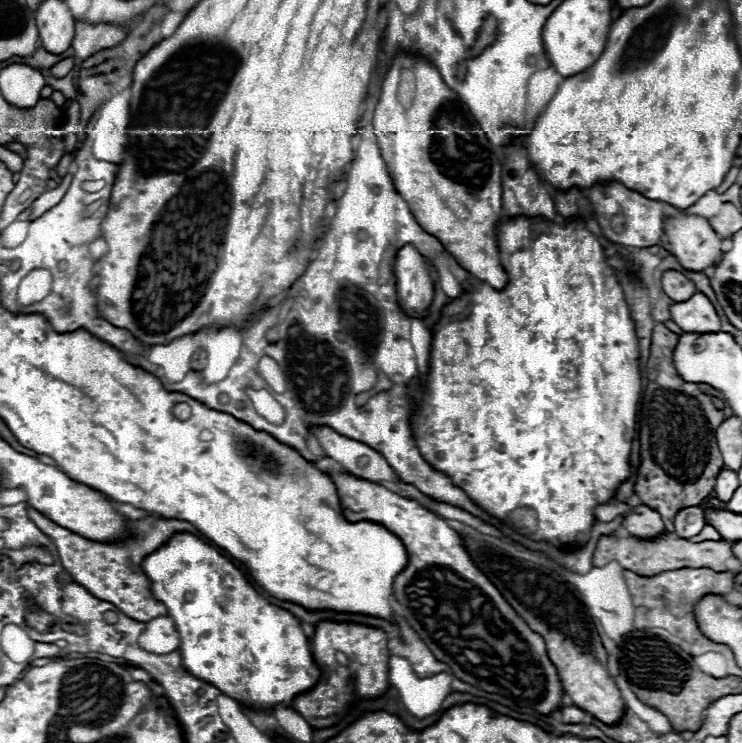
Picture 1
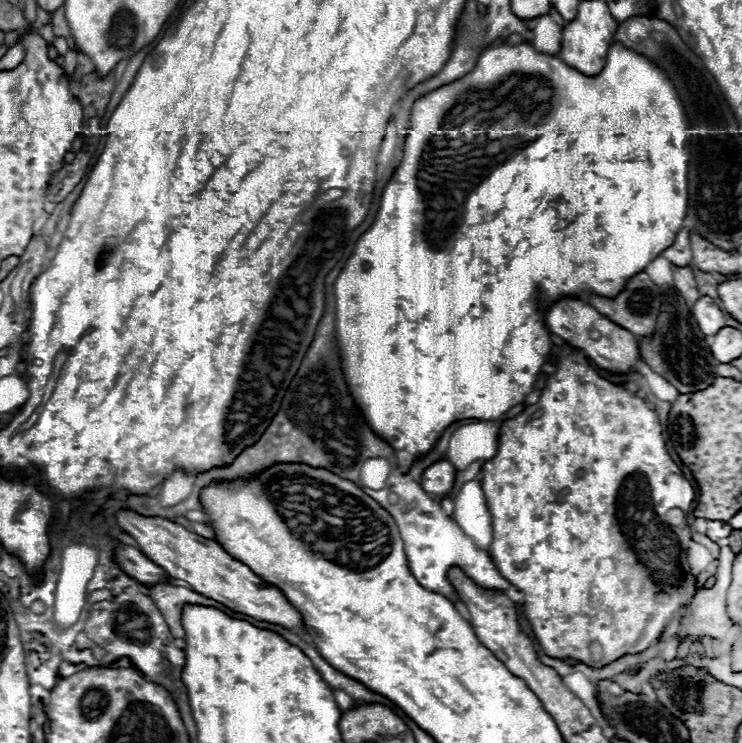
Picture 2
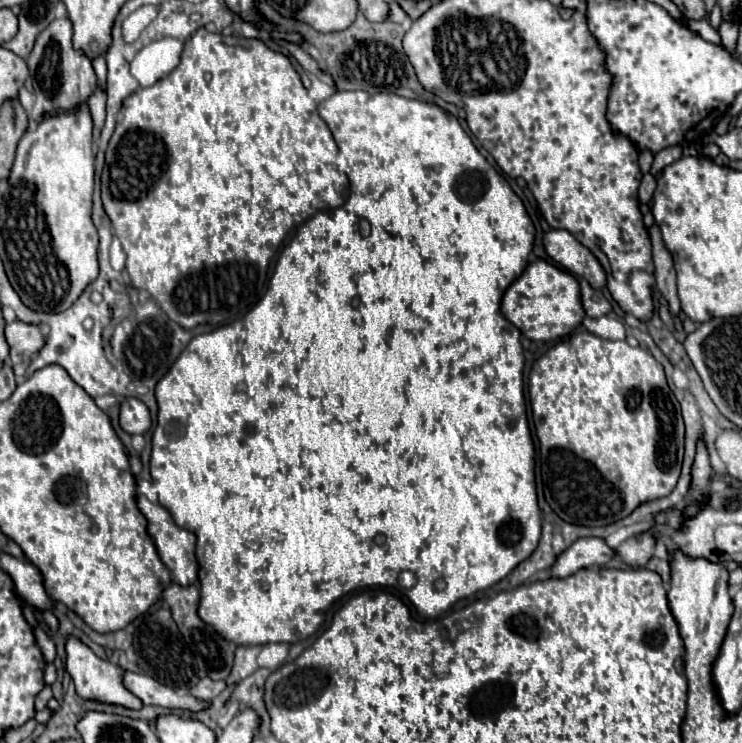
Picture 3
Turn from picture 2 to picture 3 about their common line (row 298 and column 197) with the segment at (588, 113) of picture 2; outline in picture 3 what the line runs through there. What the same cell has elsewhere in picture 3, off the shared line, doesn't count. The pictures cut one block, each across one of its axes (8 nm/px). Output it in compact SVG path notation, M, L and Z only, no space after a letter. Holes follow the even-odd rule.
M362 90L354 92L334 92L328 100L318 104L318 112L322 120L328 124L340 156L346 158L346 162L338 164L338 168L348 176L350 180L350 198L344 206L318 212L314 214L306 224L300 226L298 234L294 240L282 250L274 274L270 278L268 292L264 298L240 320L232 322L208 332L194 336L190 344L184 348L184 352L178 356L174 366L168 370L168 374L158 382L156 386L156 400L158 400L158 424L152 434L152 458L150 458L150 474L152 482L158 490L160 504L172 514L174 522L180 528L186 528L196 534L198 544L196 544L196 556L200 562L200 588L202 588L202 600L200 600L200 618L214 626L214 630L224 636L226 640L234 644L268 644L268 642L298 642L300 638L312 636L318 626L324 622L324 614L340 596L345 596L351 592L365 586L398 586L398 576L404 570L410 570L416 574L418 582L414 588L406 590L406 596L410 602L416 606L418 614L424 618L436 618L448 612L458 600L474 596L478 590L486 590L492 584L500 582L506 578L522 560L526 560L538 546L538 540L542 531L542 515L538 510L536 502L536 484L534 484L534 442L530 436L528 428L528 418L526 418L526 404L524 404L524 380L522 380L522 370L524 370L524 350L520 344L520 330L508 322L502 312L502 296L506 288L524 272L528 264L528 254L532 252L534 246L534 224L522 204L522 200L514 194L510 184L498 174L498 170L488 164L488 160L478 152L478 148L472 144L470 136L464 132L460 122L446 110L442 110L436 104L420 102L420 100L410 100L402 98L396 94L368 94ZM436 580L444 580L444 590L436 590Z

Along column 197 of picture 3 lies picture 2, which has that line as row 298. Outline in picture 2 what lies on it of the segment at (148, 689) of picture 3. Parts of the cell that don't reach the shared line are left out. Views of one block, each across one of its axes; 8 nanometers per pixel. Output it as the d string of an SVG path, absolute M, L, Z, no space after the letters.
M700 296L692 306L692 314L698 322L698 328L706 336L714 336L722 326L726 326L724 312L720 310L720 306L714 304L714 300L710 296Z

